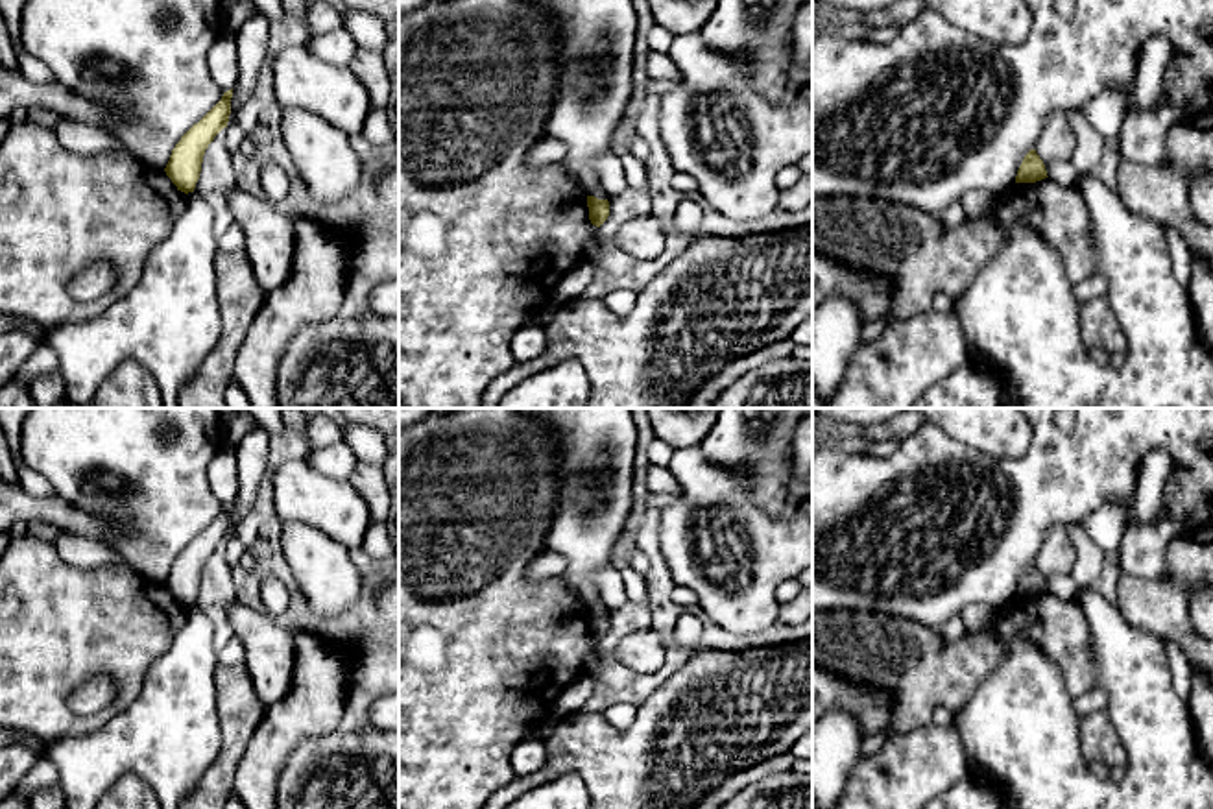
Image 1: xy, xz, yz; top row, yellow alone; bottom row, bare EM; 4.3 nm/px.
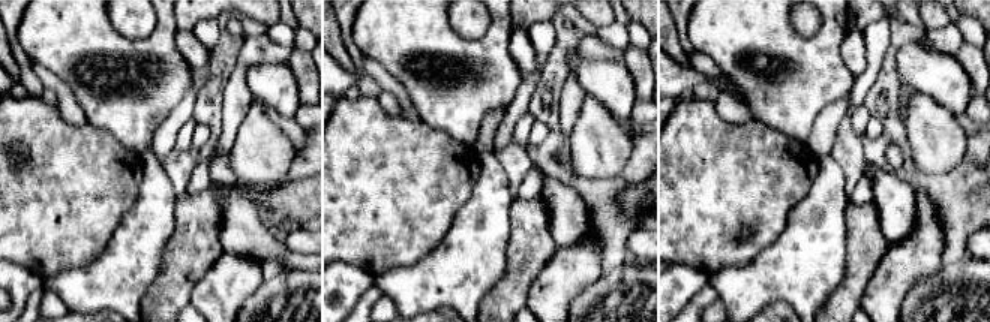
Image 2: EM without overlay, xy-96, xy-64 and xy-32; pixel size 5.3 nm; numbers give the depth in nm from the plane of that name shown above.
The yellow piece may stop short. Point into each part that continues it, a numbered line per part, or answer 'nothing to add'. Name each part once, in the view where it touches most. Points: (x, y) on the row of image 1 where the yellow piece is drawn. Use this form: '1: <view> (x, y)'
nothing to add

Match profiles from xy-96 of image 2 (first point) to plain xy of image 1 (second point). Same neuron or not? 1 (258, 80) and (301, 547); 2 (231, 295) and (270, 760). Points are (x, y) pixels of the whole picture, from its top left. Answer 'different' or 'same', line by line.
1: different
2: same

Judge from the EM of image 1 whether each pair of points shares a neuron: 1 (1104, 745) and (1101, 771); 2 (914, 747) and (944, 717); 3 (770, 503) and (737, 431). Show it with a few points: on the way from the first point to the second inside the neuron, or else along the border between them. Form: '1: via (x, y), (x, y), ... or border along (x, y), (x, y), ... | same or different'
1: border along (1090, 763), (1103, 761), (1110, 767) | different
2: border along (931, 721), (953, 728) | different
3: via (767, 484), (767, 460), (756, 449) | same

